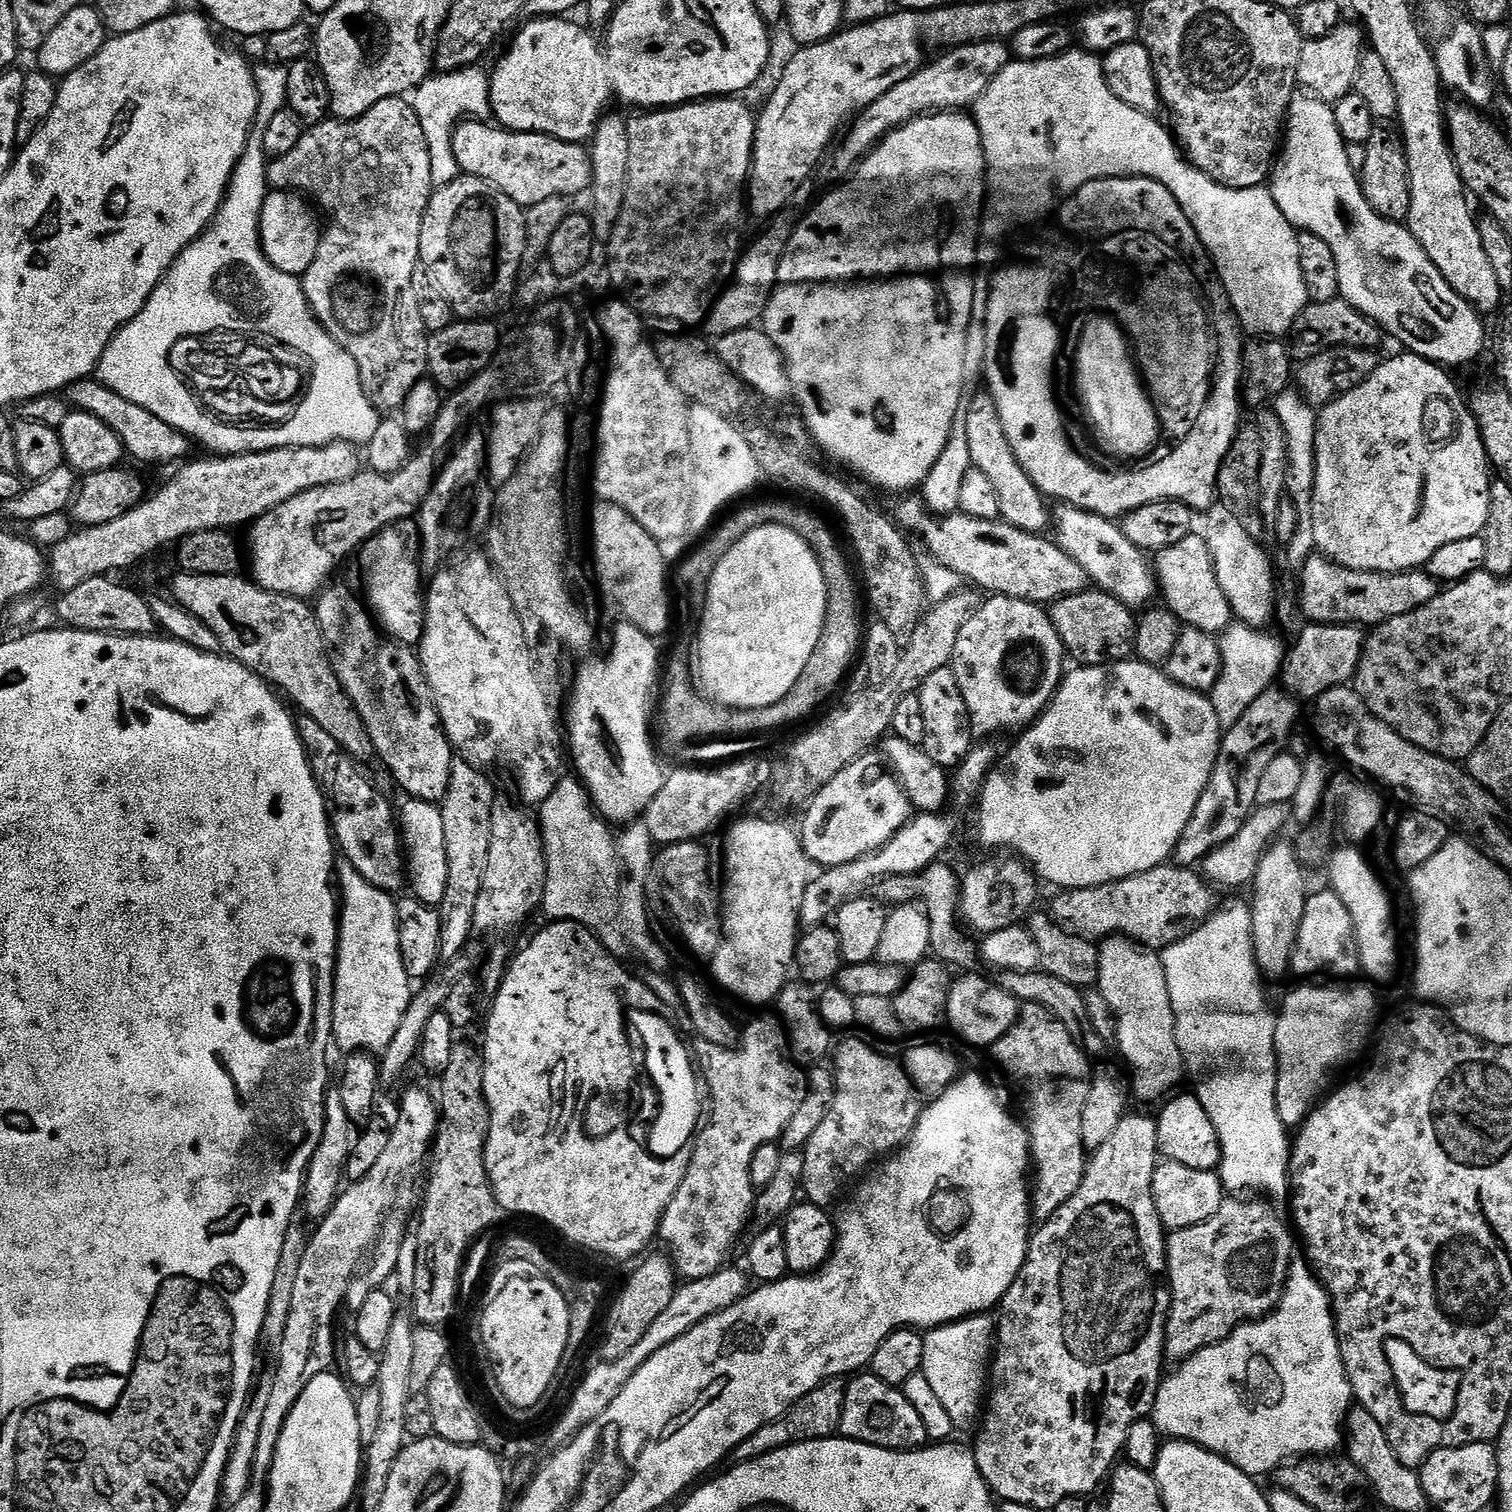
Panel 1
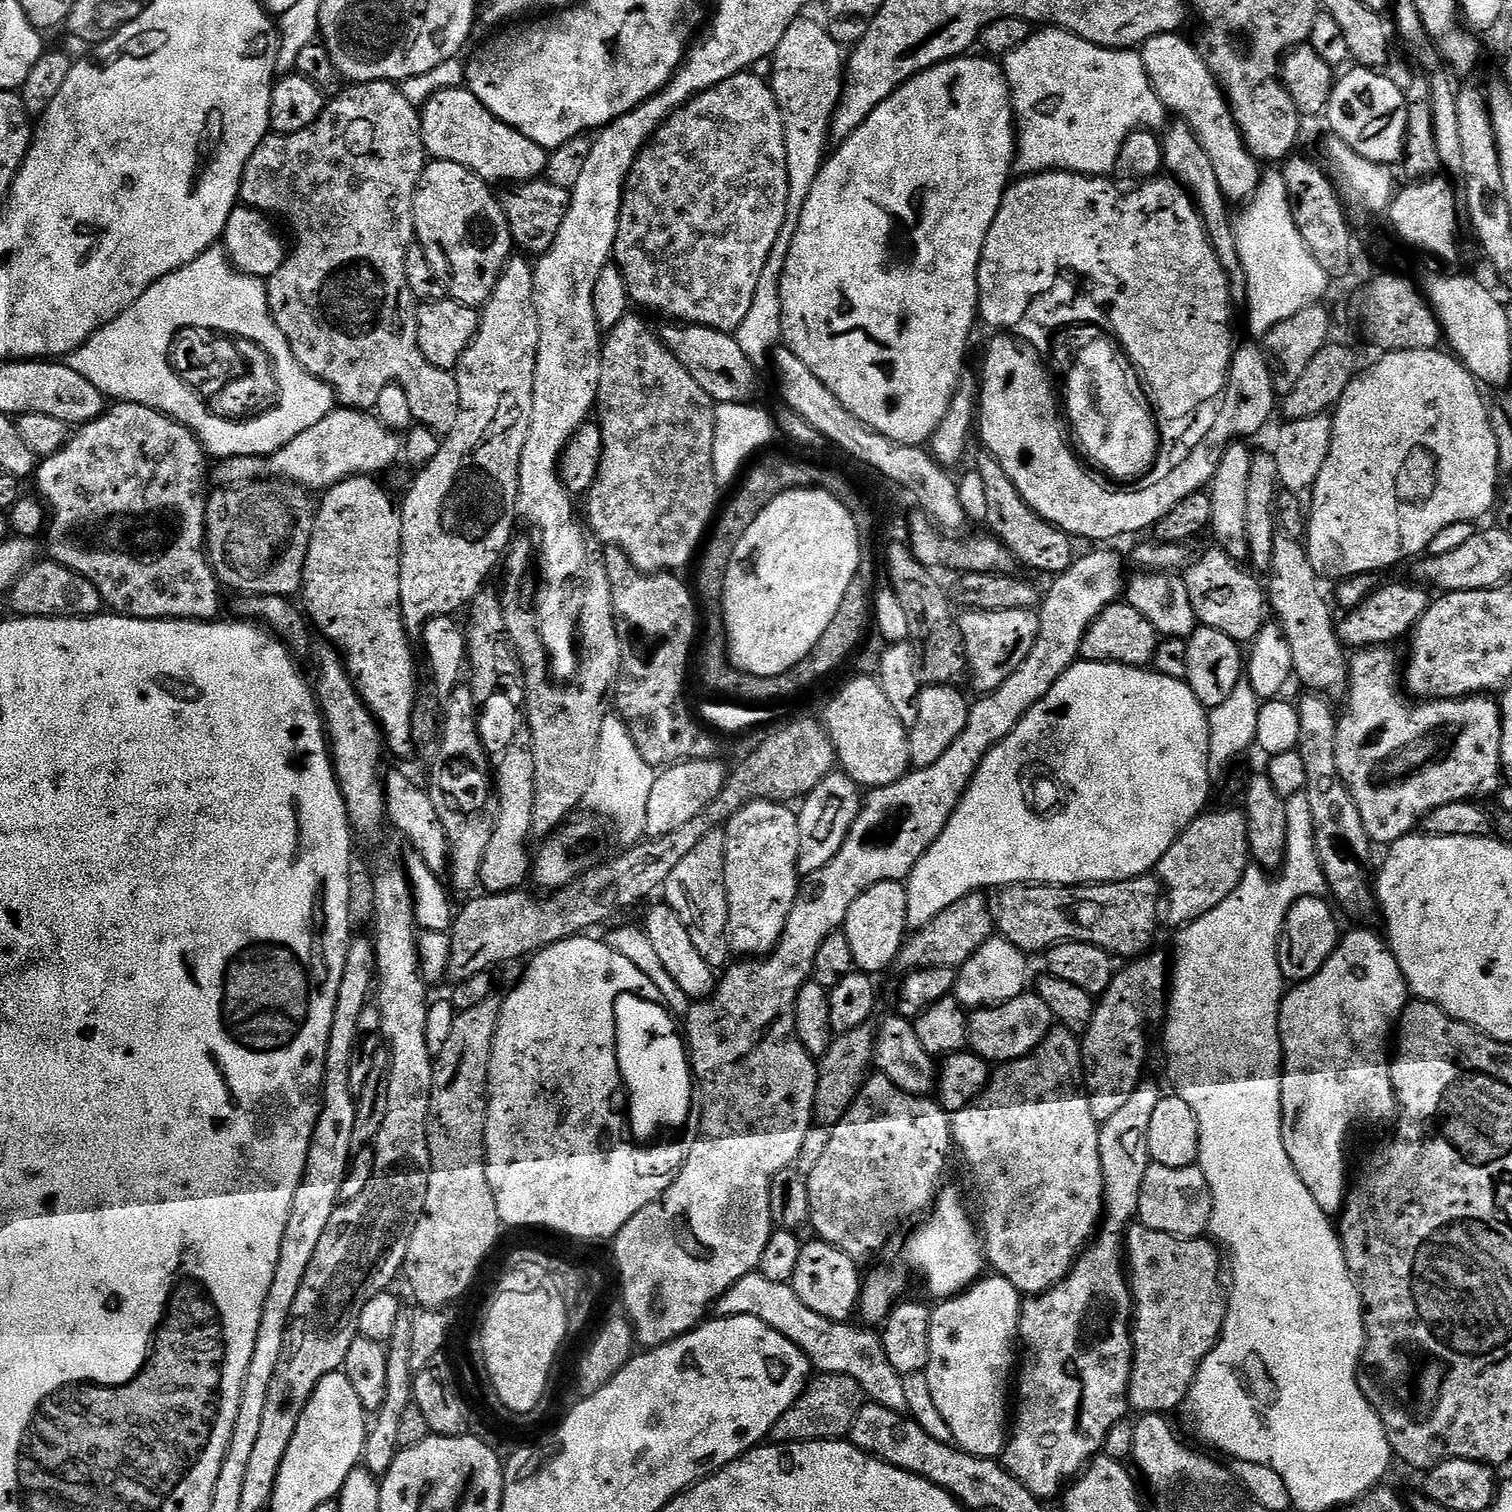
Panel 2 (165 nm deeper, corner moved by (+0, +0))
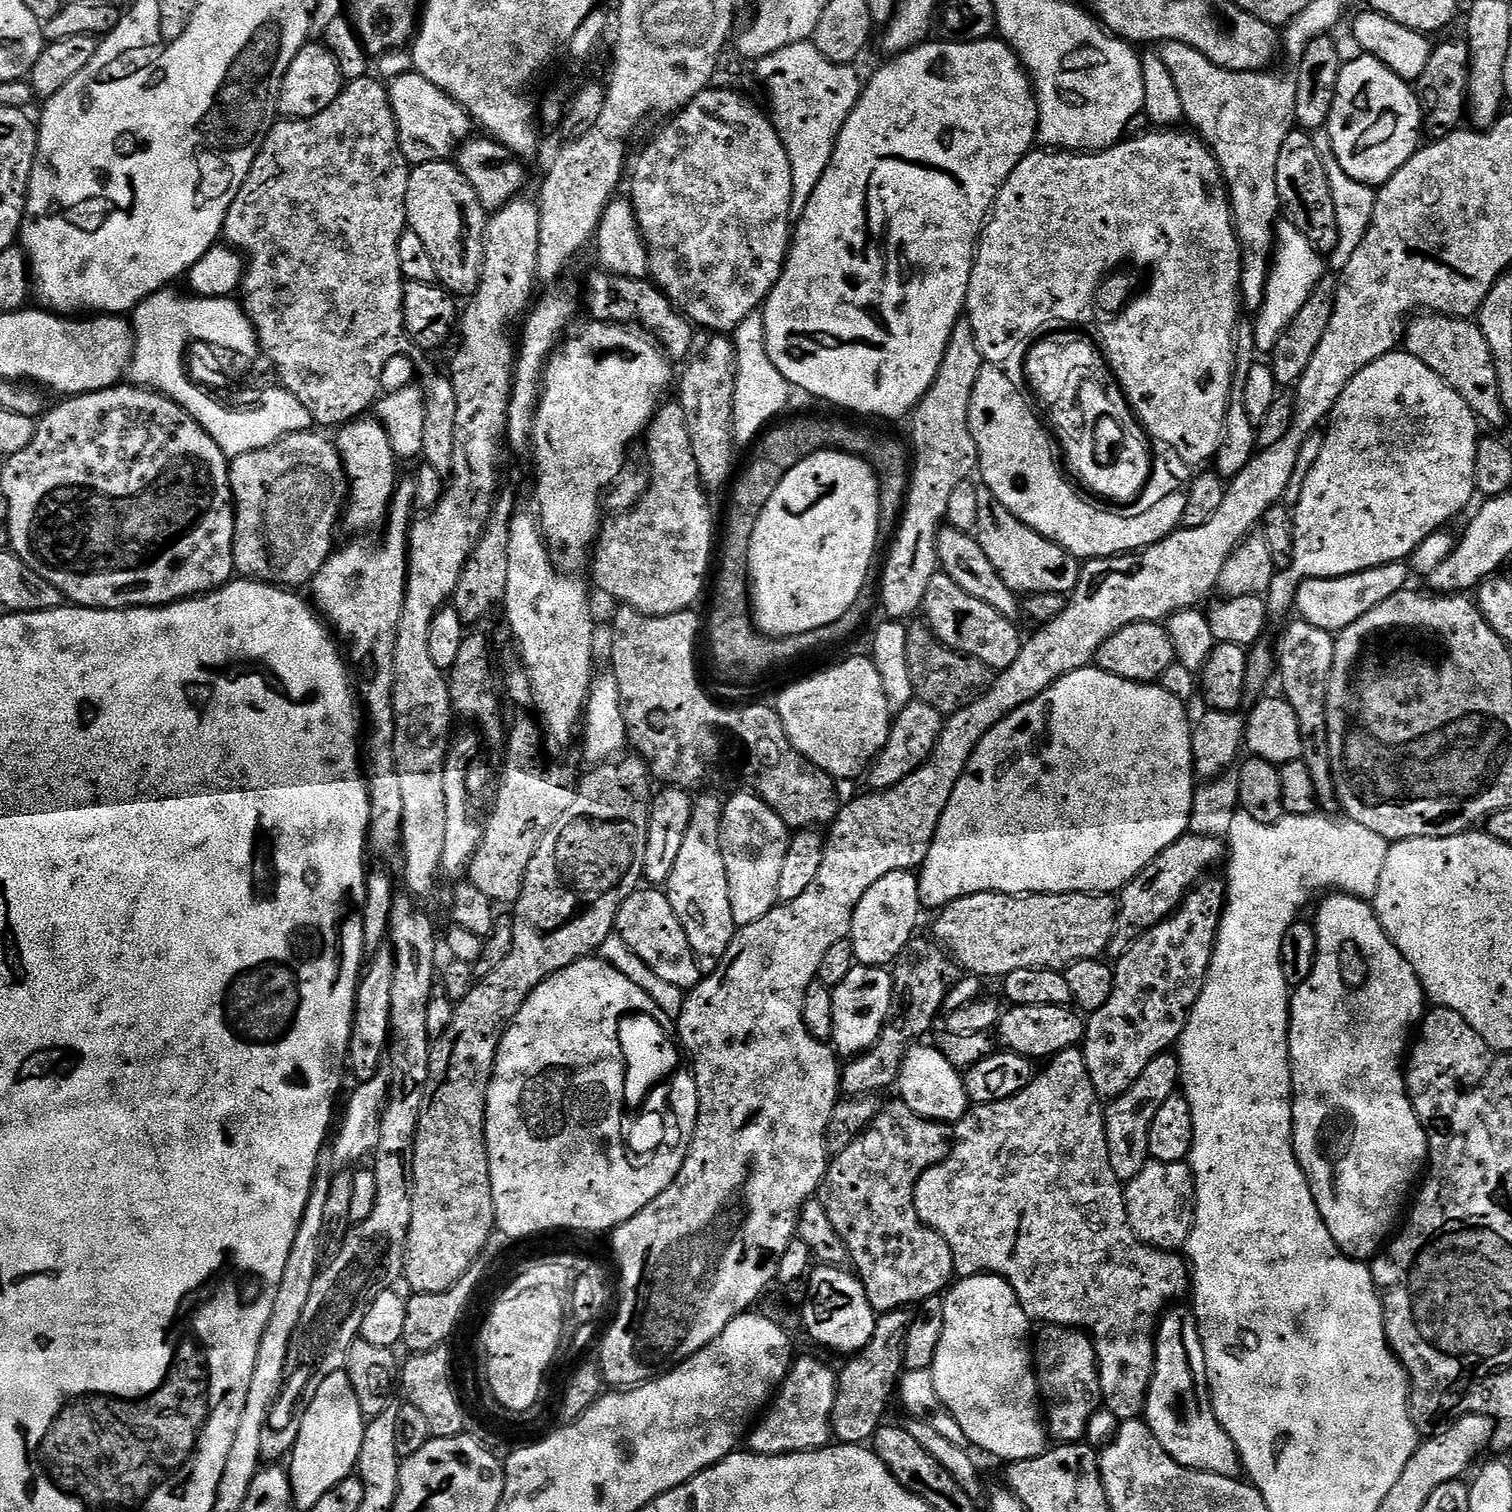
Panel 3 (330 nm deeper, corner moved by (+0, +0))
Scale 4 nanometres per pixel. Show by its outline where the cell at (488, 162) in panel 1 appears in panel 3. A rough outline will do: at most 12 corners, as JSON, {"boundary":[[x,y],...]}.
{"boundary":[[415,70],[387,85],[400,153],[448,160],[467,112]]}

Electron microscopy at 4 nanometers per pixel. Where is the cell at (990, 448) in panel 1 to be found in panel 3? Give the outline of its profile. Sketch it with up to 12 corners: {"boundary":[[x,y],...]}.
{"boundary":[[977,487],[974,539],[1021,597],[1068,594],[1081,561]]}

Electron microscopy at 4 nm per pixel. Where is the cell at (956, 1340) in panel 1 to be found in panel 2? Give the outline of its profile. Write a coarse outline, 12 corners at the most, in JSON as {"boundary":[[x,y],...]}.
{"boundary":[[1021,1292],[932,1308],[930,1394],[955,1447],[1003,1453]]}

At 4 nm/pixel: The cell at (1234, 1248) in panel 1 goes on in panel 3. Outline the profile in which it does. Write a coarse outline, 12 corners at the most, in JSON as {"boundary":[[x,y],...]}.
{"boundary":[[1079,1047],[918,1178],[955,1275],[1092,1337],[1139,1420],[1187,1259],[1141,1244]]}

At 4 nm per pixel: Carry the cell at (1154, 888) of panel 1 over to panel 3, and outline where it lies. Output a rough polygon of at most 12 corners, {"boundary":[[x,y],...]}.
{"boundary":[[979,892],[931,935],[1003,978],[1107,953],[1111,895]]}

